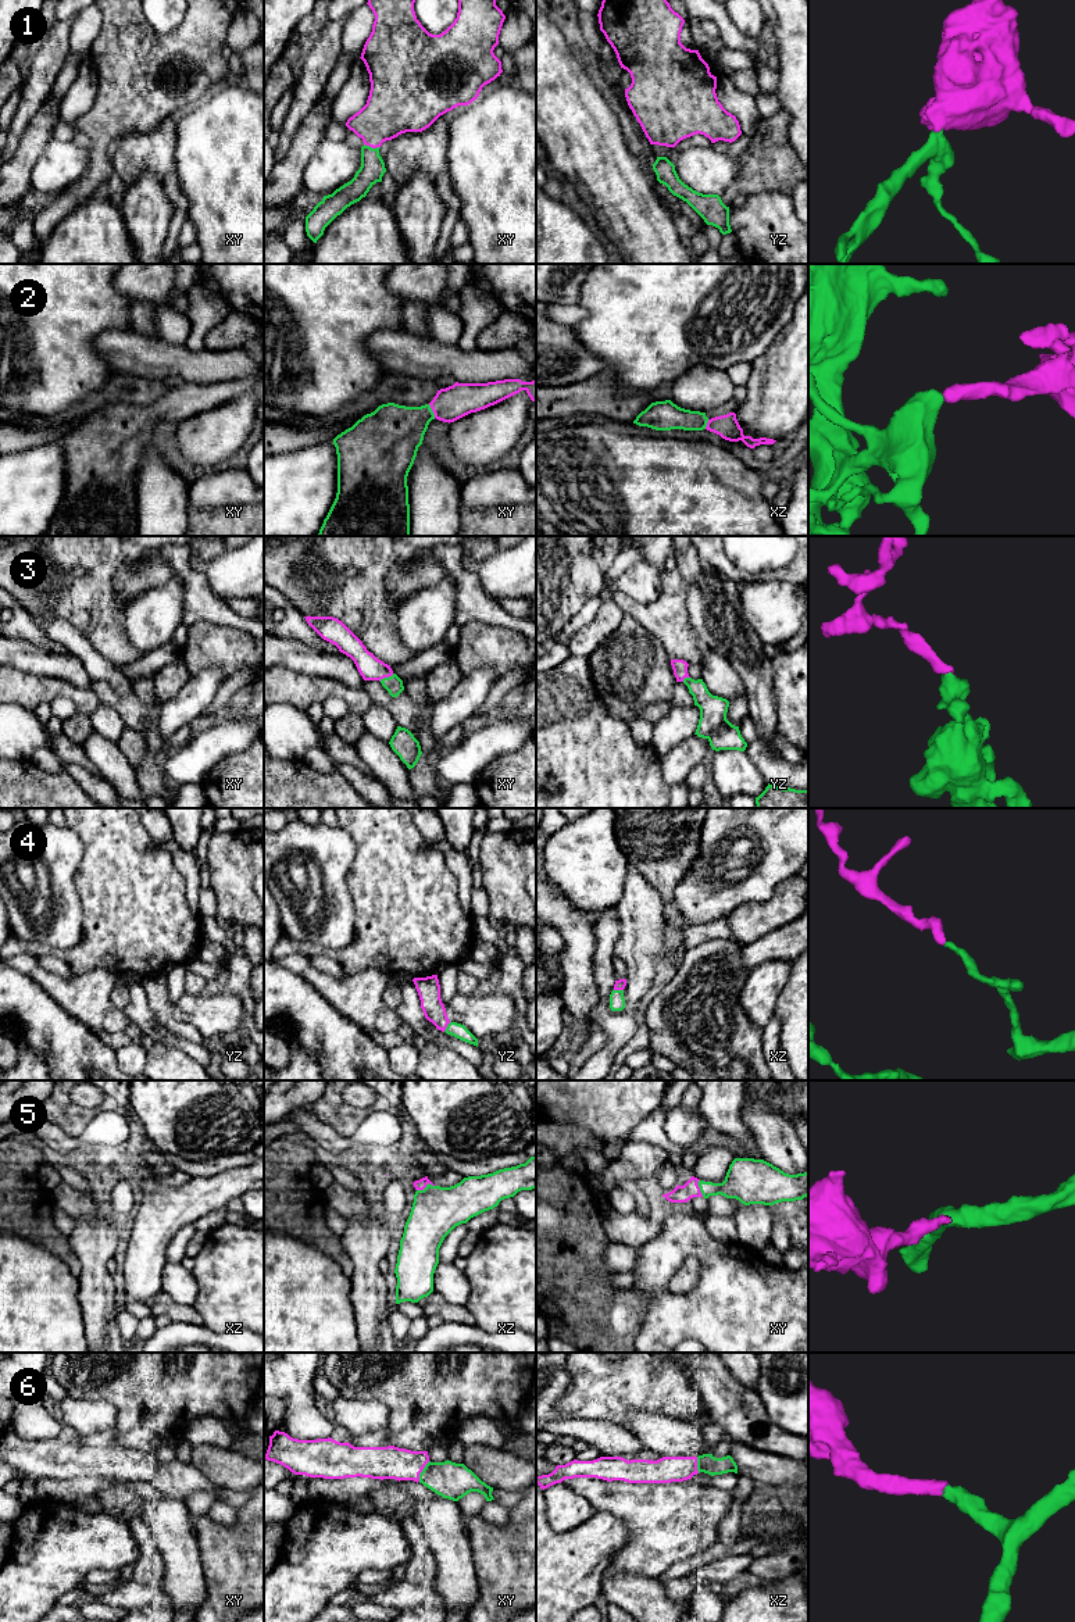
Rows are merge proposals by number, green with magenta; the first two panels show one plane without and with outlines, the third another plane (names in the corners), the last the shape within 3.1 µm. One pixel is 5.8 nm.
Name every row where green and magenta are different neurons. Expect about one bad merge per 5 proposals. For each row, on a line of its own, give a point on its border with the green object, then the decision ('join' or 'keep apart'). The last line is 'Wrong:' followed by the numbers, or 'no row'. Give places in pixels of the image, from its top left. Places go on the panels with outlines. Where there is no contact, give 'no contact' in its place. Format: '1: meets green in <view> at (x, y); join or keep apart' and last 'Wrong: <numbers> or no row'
1: meets green in xy at (371, 147); join
2: meets green in xy at (432, 411); join
3: meets green in xy at (386, 678); join
4: meets green in yz at (447, 1026); join
5: meets green in xz at (427, 1186); join
6: meets green in xy at (422, 1471); join
Wrong: no row

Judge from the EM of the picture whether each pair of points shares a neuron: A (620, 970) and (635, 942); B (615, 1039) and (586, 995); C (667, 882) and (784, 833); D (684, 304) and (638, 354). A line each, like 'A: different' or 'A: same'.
A: different
B: different
C: different
D: same

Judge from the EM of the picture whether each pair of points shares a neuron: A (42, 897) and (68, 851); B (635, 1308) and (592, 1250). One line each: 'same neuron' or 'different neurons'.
A: same neuron
B: same neuron

